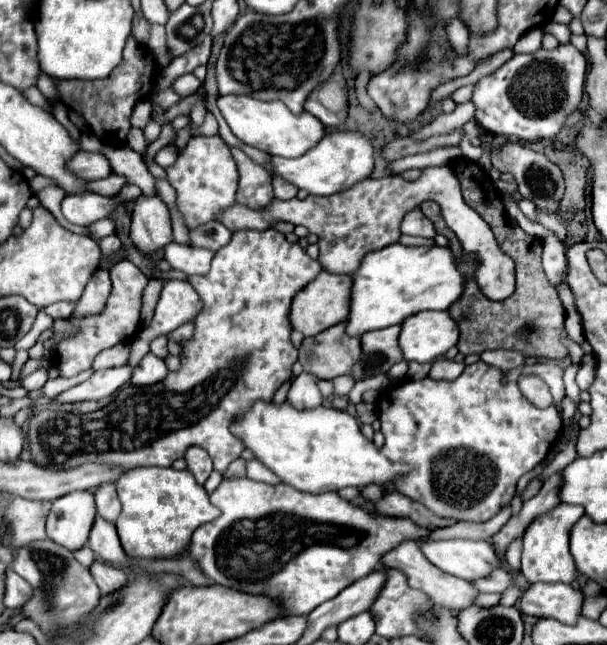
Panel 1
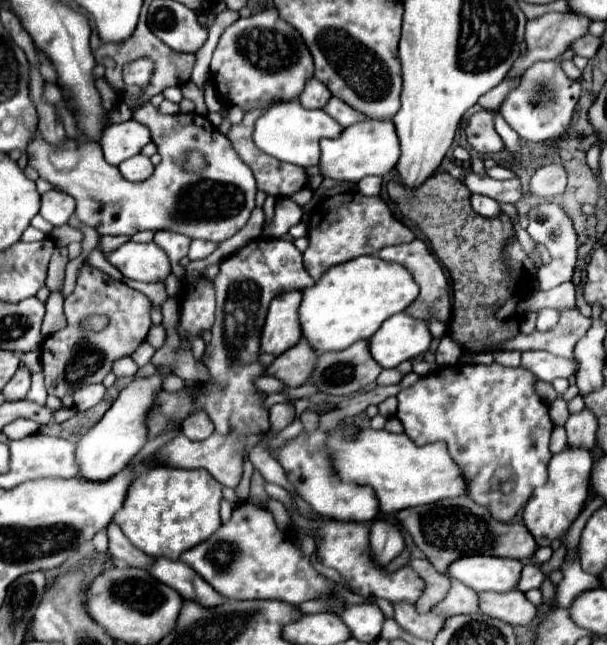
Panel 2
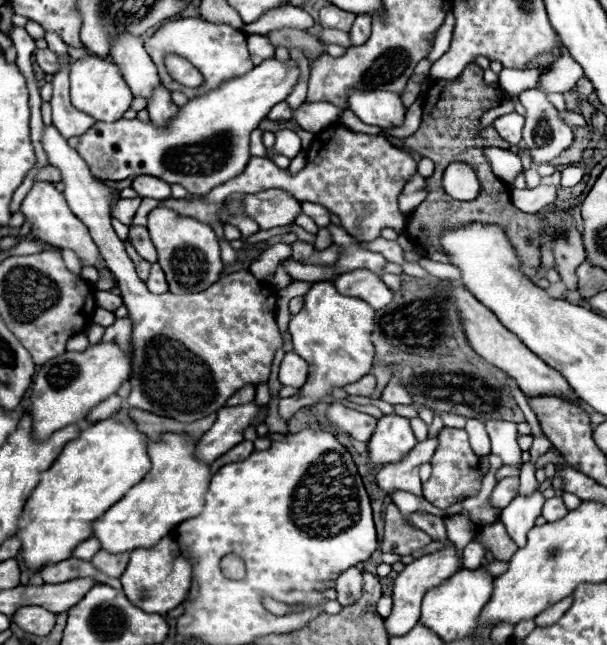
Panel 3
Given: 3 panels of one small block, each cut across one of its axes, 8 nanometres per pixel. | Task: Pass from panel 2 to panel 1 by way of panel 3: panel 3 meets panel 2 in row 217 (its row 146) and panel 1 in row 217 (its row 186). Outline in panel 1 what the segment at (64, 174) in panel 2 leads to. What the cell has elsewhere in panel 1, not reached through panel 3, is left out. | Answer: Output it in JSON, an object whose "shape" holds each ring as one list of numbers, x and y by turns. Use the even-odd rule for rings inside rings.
{"shape":[[194,136,194,138,190,138,184,152,178,156,176,164,172,168,166,168,166,172,168,172,168,182,174,186,174,190,178,194,176,204,180,208,188,228,194,228,194,226,206,224,210,220,216,220,218,212,222,212,224,208,234,204,236,186,238,186,238,168,236,168,236,162,232,158,230,146,220,136]]}

